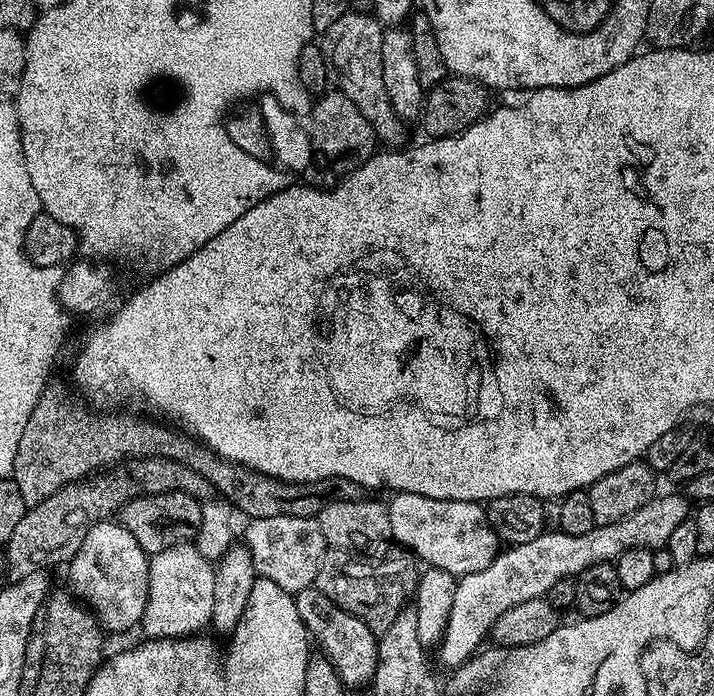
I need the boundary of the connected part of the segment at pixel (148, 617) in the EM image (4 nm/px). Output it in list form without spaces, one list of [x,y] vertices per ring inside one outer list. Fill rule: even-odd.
[[[191,543],[173,544],[155,553],[148,562],[148,601],[142,619],[143,635],[153,640],[178,640],[203,633],[203,628],[207,629],[211,622],[214,580],[213,561],[204,558]]]

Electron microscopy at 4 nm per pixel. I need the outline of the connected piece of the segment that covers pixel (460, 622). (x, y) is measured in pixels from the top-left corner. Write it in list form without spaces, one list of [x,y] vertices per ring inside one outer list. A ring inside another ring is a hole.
[[[660,496],[644,503],[634,514],[622,518],[613,524],[597,524],[590,530],[590,534],[566,534],[559,530],[545,530],[538,538],[534,538],[525,544],[513,544],[505,547],[484,570],[474,570],[474,574],[466,574],[456,581],[454,590],[454,606],[450,606],[450,618],[446,622],[446,630],[440,636],[438,651],[440,660],[446,667],[452,670],[459,669],[460,665],[471,660],[477,652],[481,651],[482,645],[489,639],[492,628],[504,611],[510,610],[522,602],[539,600],[547,597],[548,592],[554,586],[554,582],[562,582],[569,578],[579,577],[580,573],[595,564],[608,564],[615,561],[617,556],[622,555],[631,548],[651,548],[653,550],[667,545],[670,534],[674,534],[683,520],[689,519],[690,508],[680,496]]]

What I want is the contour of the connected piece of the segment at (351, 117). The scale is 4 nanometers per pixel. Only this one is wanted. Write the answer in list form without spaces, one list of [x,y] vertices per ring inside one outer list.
[[[336,90],[323,93],[322,98],[313,103],[307,121],[307,134],[312,141],[313,153],[324,159],[324,164],[330,171],[340,172],[339,174],[351,174],[358,166],[366,163],[378,148],[376,131],[362,110],[358,110],[354,102],[343,99]]]

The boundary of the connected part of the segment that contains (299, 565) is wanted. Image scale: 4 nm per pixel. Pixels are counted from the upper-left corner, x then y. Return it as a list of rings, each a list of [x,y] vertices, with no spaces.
[[[279,516],[249,519],[247,523],[248,529],[242,540],[259,579],[274,582],[274,586],[282,586],[282,590],[293,594],[315,581],[326,551],[319,519],[310,516]]]

